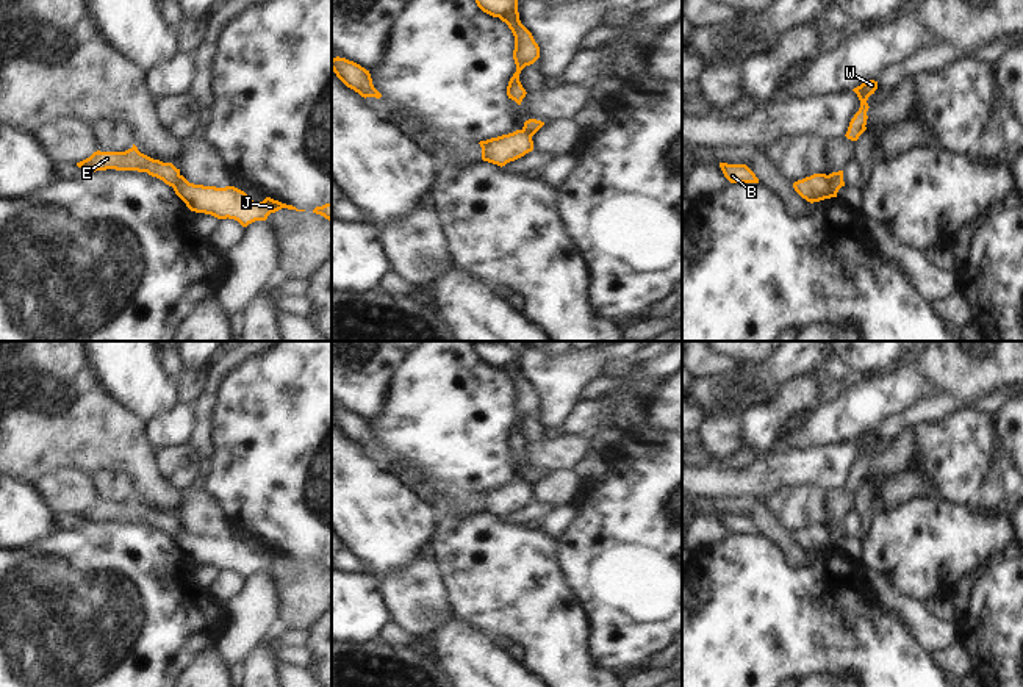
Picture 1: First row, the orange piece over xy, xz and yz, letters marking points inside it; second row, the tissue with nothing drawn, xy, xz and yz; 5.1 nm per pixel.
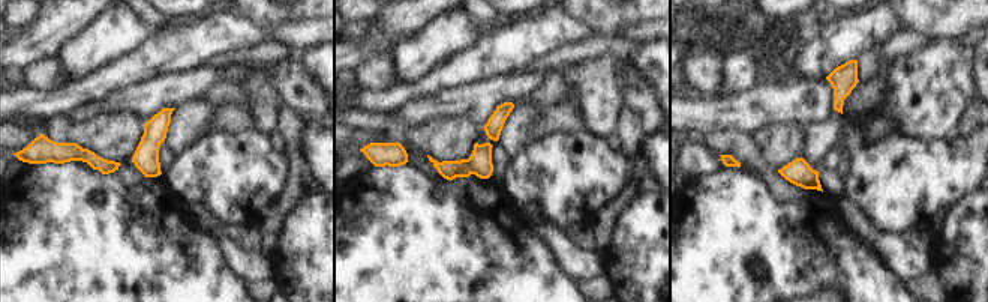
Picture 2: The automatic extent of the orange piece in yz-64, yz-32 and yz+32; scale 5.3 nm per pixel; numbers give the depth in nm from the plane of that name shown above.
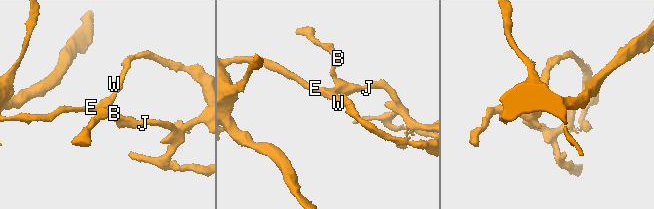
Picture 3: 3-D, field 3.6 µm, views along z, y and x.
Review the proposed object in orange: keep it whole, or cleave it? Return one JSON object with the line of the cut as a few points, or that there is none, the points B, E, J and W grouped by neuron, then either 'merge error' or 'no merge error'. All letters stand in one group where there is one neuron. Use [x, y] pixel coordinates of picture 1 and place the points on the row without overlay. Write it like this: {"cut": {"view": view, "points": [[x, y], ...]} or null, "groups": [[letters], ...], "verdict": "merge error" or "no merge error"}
{"cut": {"view": "yz", "points": [[826, 526], [836, 545]]}, "groups": [["B", "J"], ["E", "W"]], "verdict": "merge error"}

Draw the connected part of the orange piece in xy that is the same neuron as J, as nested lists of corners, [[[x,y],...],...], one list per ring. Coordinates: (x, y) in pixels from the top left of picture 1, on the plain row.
[[[183,526],[175,532],[174,541],[191,562],[211,565],[217,570],[235,570],[242,577],[255,571],[266,571],[271,563],[282,559],[305,562],[271,548],[266,548],[260,554],[253,552],[244,541],[235,537],[216,538],[194,535]]]

